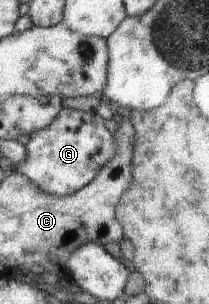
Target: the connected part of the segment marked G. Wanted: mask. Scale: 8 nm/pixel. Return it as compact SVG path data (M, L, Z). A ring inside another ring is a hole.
M62 108L55 120L44 129L33 131L25 145L25 158L16 173L23 175L40 191L55 196L76 193L97 176L110 161L114 140L105 121L93 110Z

